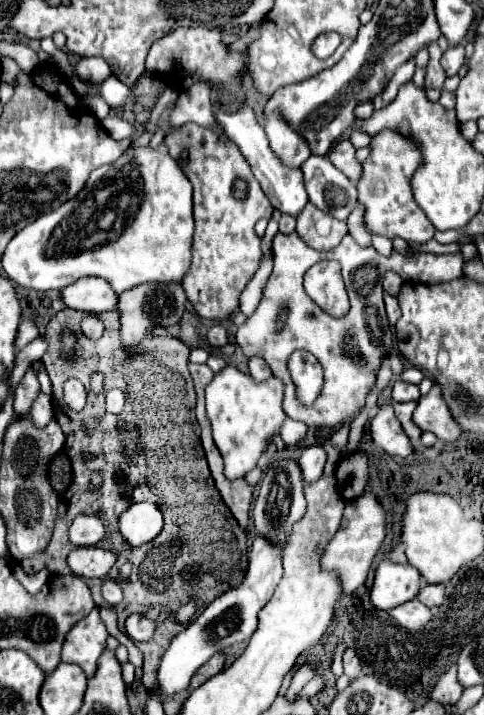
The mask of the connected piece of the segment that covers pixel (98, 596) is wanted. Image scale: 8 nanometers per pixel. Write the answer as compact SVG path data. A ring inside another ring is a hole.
M85 578L87 586L89 586L93 599L98 607L104 606L104 599L102 597L102 582L101 578Z

